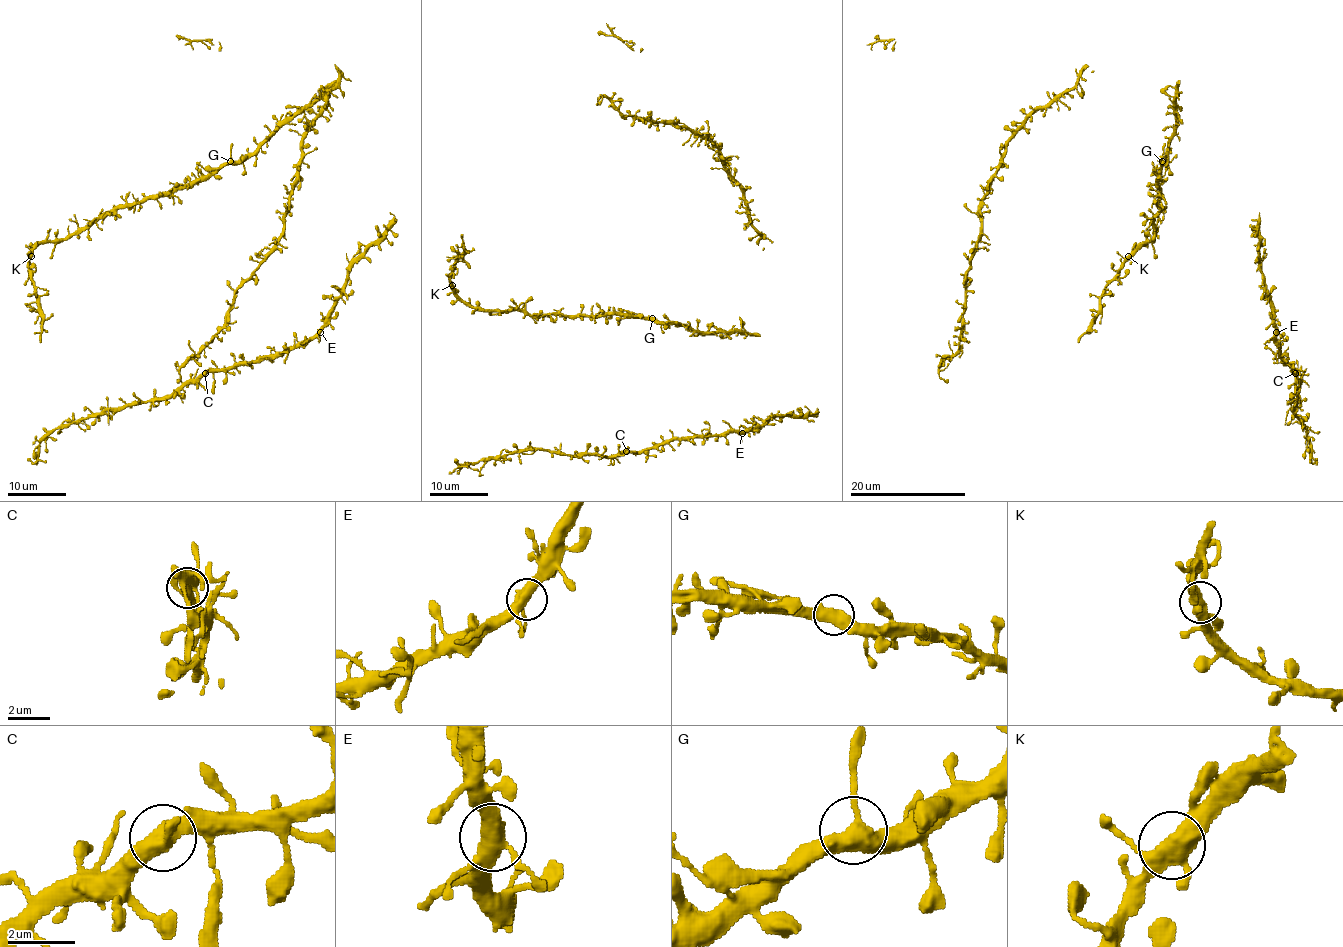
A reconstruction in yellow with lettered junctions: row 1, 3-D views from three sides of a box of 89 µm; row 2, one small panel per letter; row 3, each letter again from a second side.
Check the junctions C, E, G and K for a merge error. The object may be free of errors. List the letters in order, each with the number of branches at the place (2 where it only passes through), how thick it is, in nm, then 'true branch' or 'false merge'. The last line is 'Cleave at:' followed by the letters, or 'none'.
C: 3 | 400 nm | true branch
E: 3 | 400 nm | true branch
G: 3 | 420 nm | true branch
K: 4 | 440 nm | true branch
Cleave at: none

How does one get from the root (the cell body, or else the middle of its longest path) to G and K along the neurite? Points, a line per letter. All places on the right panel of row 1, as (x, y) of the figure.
G: (1182, 123), (1176, 113), (1176, 132), (1170, 139), (1168, 158), (1162, 161)
K: (1182, 123), (1176, 113), (1176, 132), (1157, 178), (1159, 210), (1153, 217), (1153, 238), (1128, 256)

